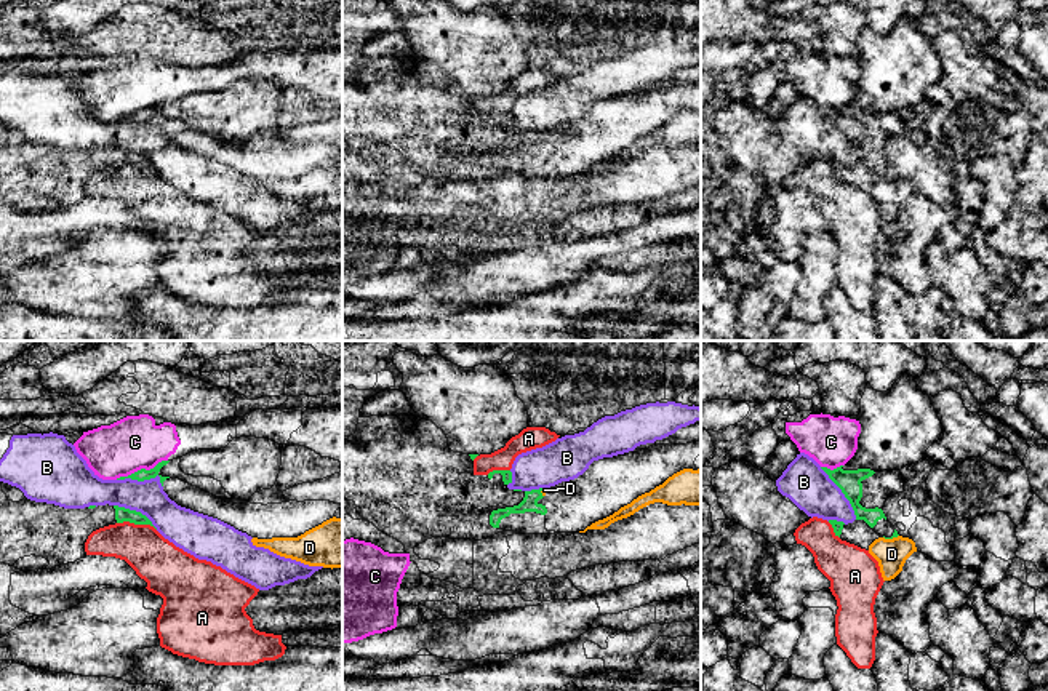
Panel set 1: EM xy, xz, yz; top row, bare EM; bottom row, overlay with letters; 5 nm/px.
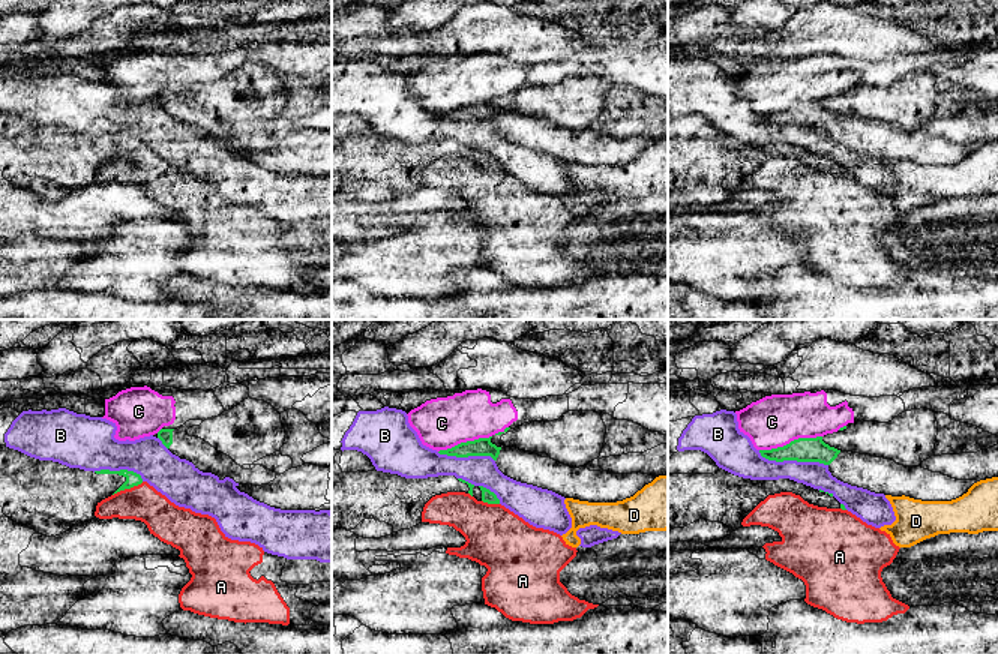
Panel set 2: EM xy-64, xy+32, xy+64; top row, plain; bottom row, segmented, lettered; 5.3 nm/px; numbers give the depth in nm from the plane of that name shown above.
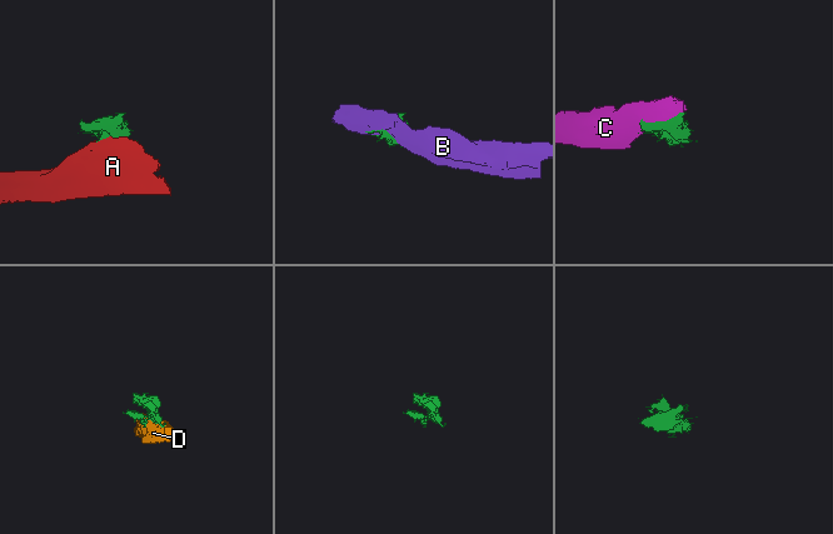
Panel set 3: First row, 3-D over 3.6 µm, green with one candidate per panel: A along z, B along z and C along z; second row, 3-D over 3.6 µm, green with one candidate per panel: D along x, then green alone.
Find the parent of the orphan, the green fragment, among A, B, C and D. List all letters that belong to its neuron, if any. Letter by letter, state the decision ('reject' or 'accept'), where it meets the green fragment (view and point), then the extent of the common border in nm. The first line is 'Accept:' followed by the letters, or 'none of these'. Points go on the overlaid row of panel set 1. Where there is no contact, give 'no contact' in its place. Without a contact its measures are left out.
Accept: none of these
A: reject | xy (136, 523) | 200 nm
B: reject | xy (143, 480) | 240 nm
C: reject | xy (141, 469) | 280 nm
D: reject | yz (890, 538) | 80 nm

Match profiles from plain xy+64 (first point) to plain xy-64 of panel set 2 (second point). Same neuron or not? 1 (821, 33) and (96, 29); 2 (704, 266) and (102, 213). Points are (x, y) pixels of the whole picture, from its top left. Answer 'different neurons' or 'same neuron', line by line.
1: same neuron
2: different neurons

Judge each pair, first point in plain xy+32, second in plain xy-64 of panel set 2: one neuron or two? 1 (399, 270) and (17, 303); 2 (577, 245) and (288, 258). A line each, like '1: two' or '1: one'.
1: two
2: two

